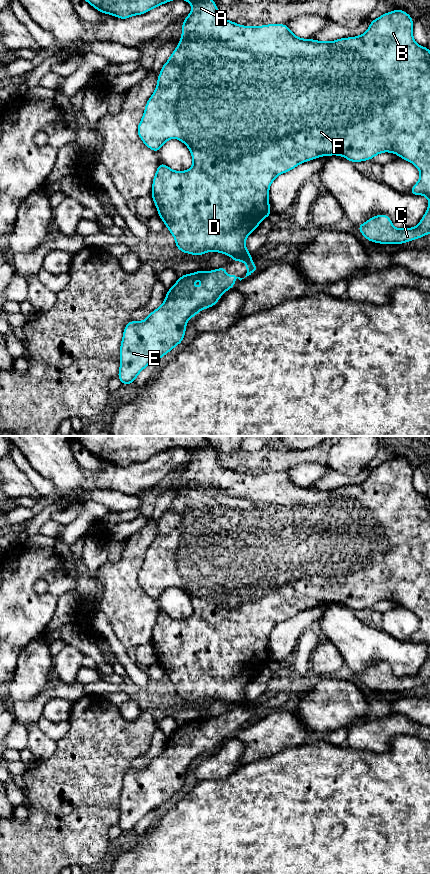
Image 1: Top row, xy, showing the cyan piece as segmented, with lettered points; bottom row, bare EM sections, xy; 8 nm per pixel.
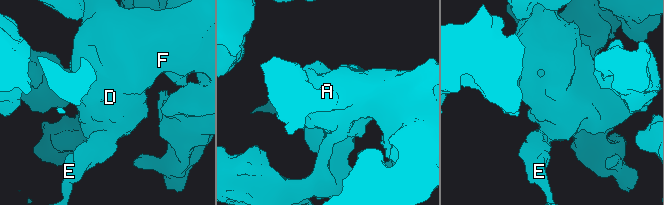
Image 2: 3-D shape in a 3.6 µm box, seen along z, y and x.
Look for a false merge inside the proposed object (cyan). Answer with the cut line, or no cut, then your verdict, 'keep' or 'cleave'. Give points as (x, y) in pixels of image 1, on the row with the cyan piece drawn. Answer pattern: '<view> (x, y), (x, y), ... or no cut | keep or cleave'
no cut | keep

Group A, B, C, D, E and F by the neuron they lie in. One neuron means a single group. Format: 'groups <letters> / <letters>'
groups A B C D E F

